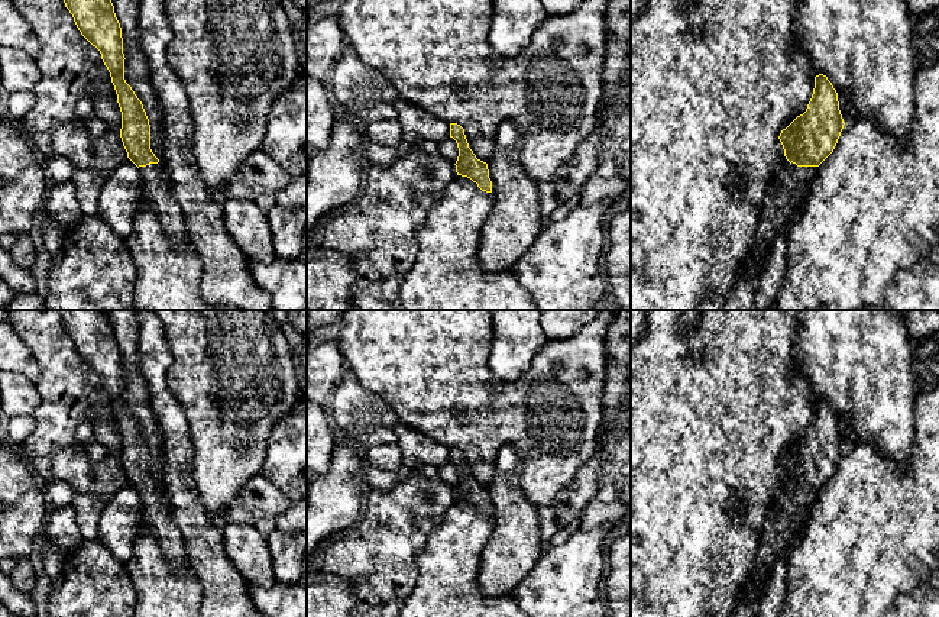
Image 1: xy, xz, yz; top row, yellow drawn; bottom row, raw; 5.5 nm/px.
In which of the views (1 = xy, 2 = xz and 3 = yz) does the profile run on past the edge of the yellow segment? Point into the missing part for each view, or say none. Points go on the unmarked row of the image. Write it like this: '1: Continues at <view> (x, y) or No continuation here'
1: Continues at xy (155, 507)
2: No continuation here
3: Continues at yz (787, 517)

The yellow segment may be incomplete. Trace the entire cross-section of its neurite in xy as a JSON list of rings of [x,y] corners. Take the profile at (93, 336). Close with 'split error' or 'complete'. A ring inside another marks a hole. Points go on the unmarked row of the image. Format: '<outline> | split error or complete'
[[[58,310],[65,332],[74,342],[81,359],[95,371],[117,419],[122,436],[120,462],[127,482],[140,498],[142,523],[149,529],[175,571],[182,571],[187,552],[175,523],[171,501],[150,474],[150,449],[132,411],[124,404],[122,352],[114,330],[103,310]]] | split error

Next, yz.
[[[816,400],[813,419],[806,436],[797,440],[778,461],[789,487],[770,507],[757,555],[757,568],[752,572],[752,581],[747,584],[747,591],[760,601],[767,589],[773,566],[778,559],[789,558],[794,545],[802,537],[812,505],[817,498],[817,491],[833,477],[844,449],[836,414],[826,400]]] | split error

